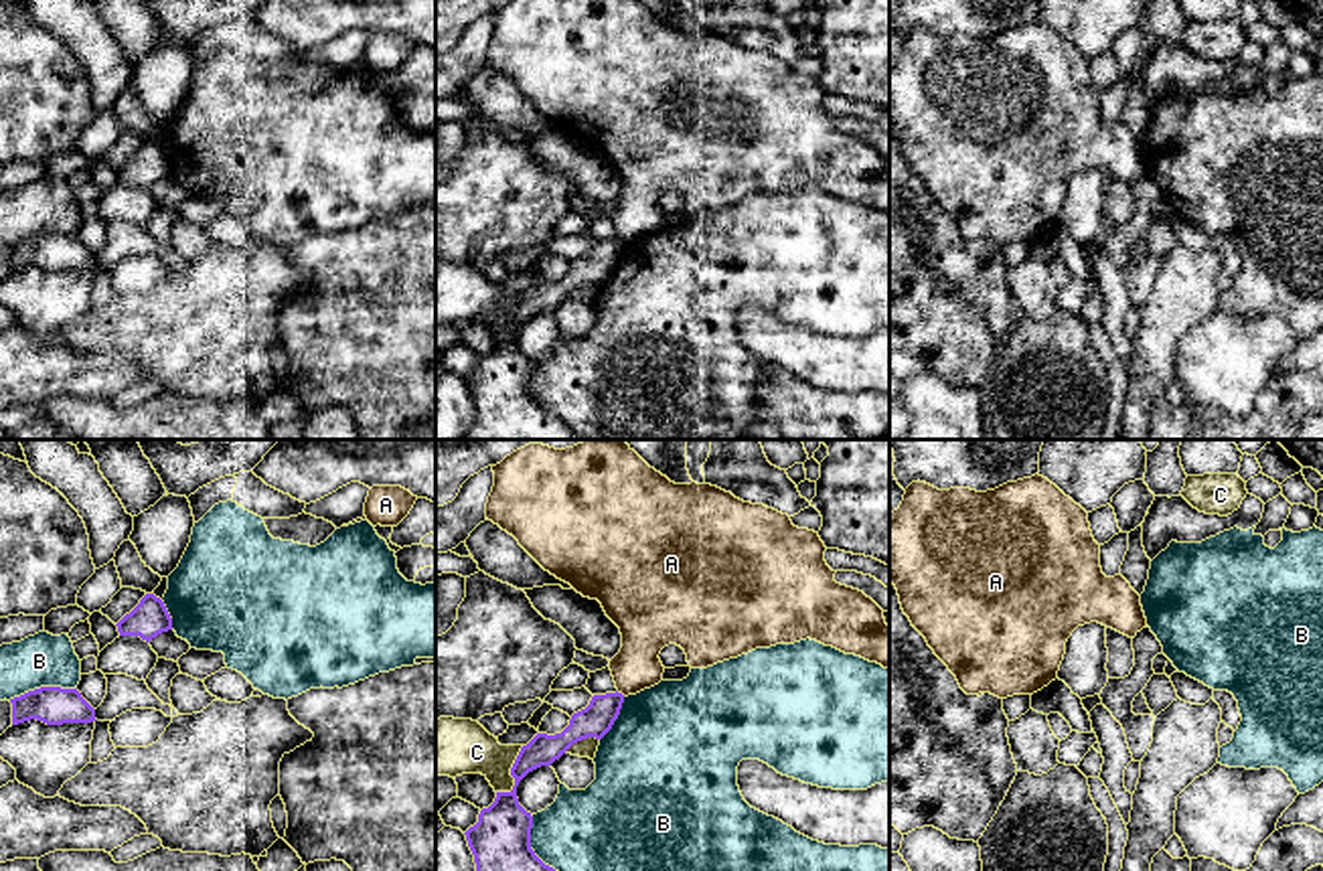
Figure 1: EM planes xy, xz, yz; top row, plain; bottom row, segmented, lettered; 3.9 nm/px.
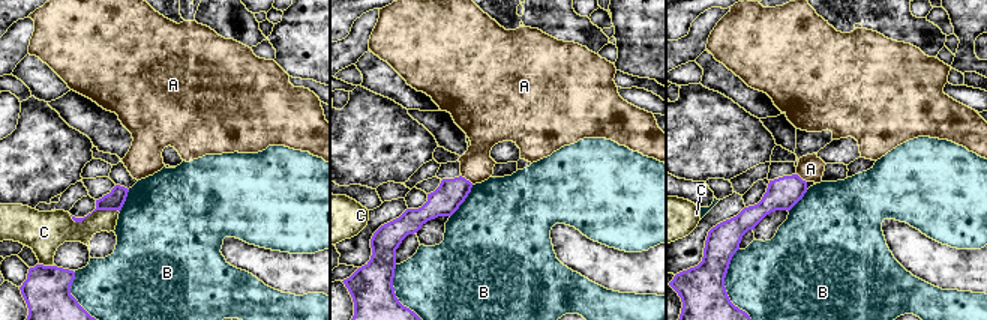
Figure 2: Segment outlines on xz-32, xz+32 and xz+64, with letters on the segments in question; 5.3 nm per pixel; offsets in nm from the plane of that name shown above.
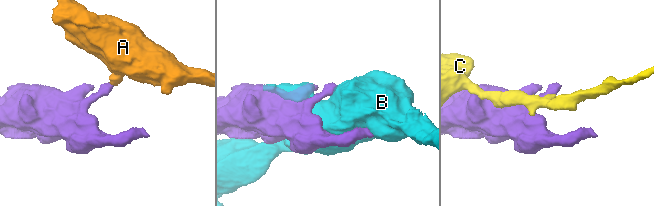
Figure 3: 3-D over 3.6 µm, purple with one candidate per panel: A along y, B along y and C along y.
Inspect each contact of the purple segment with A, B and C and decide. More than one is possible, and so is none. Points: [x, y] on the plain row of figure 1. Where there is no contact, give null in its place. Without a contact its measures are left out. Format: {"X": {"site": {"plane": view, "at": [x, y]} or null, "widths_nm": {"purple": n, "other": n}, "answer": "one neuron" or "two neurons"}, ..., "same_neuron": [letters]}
{"A": {"site": {"plane": "xz", "at": [620, 240]}, "widths_nm": {"purple": 140, "other": 190}, "answer": "two neurons"}, "B": {"site": {"plane": "xz", "at": [537, 404]}, "widths_nm": {"purple": 340, "other": 400}, "answer": "two neurons"}, "C": {"site": {"plane": "xz", "at": [511, 321]}, "widths_nm": {"purple": 220, "other": 220}, "answer": "two neurons"}, "same_neuron": []}

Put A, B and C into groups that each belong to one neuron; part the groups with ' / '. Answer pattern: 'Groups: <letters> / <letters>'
Groups: A / B / C

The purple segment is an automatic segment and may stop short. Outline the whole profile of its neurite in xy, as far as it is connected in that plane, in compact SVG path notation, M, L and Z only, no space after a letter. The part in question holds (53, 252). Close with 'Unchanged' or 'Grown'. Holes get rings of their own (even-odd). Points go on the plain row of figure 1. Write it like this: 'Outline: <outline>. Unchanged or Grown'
Outline: M41 233L10 245L12 271L36 265L47 271L91 269L95 255L77 235Z. Unchanged

